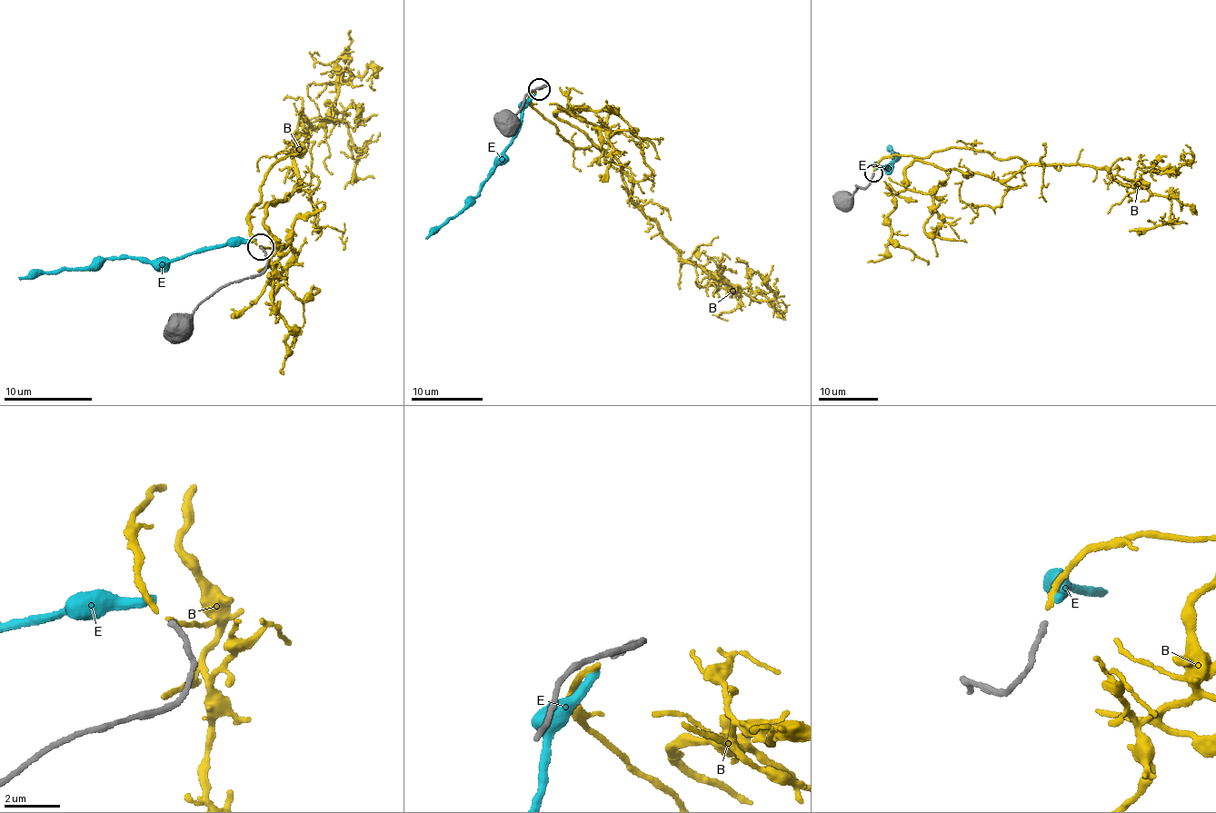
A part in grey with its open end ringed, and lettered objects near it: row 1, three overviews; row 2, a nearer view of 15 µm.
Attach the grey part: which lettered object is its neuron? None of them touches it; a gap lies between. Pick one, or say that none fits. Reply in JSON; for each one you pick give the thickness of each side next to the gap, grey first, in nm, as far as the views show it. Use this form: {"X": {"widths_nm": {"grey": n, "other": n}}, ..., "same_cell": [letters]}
{"B": {"widths_nm": {"grey": 200, "other": 200}}, "same_cell": ["B"]}

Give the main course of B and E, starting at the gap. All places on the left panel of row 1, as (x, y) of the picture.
B: (255, 245), (269, 169), (303, 144), (298, 188), (264, 225), (291, 249), (285, 285), (314, 290)
E: (256, 242), (233, 241), (172, 260), (108, 258), (95, 261), (83, 269), (18, 278)

